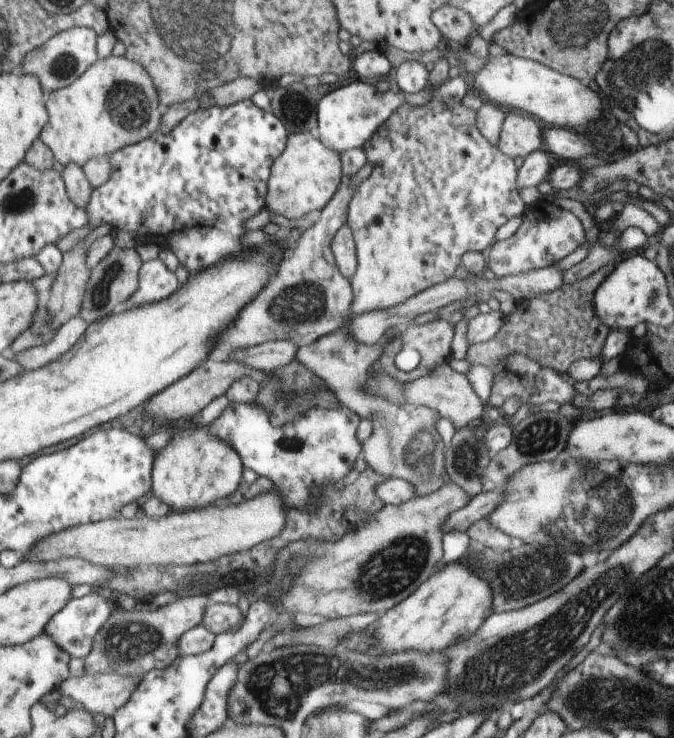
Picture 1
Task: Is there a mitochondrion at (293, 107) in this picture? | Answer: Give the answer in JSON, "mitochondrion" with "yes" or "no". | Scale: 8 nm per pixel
{"mitochondrion":"yes"}

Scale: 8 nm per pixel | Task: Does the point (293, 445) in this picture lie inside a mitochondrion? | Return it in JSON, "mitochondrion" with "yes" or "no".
{"mitochondrion":"no"}

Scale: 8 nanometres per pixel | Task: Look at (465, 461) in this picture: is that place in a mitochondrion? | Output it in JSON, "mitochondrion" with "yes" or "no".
{"mitochondrion":"yes"}

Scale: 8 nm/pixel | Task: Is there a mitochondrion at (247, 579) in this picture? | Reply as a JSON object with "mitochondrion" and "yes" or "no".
{"mitochondrion":"no"}

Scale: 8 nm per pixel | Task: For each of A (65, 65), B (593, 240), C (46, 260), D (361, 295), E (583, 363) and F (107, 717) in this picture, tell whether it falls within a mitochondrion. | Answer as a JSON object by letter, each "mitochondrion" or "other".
{"A":"mitochondrion","B":"other","C":"other","D":"other","E":"other","F":"other"}

